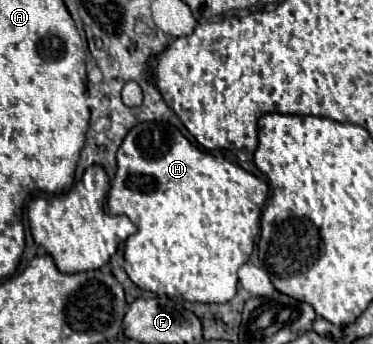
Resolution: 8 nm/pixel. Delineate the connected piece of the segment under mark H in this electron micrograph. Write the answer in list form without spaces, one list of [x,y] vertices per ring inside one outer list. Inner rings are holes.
[[[139,123],[139,125],[135,125],[127,133],[127,137],[123,139],[123,143],[117,151],[117,173],[111,181],[111,189],[109,189],[109,197],[107,197],[109,211],[115,213],[115,215],[127,215],[133,221],[133,225],[137,227],[137,233],[131,235],[125,241],[123,269],[127,271],[129,279],[137,287],[141,287],[145,291],[153,291],[157,295],[181,297],[181,299],[199,301],[199,303],[227,303],[227,301],[231,301],[237,293],[237,271],[243,263],[247,263],[247,259],[251,257],[251,253],[255,249],[255,237],[260,233],[261,207],[267,199],[267,193],[269,193],[269,185],[265,181],[261,181],[255,175],[247,173],[237,163],[231,163],[222,155],[214,155],[199,149],[187,137],[183,137],[177,127],[173,127],[169,123]]]

